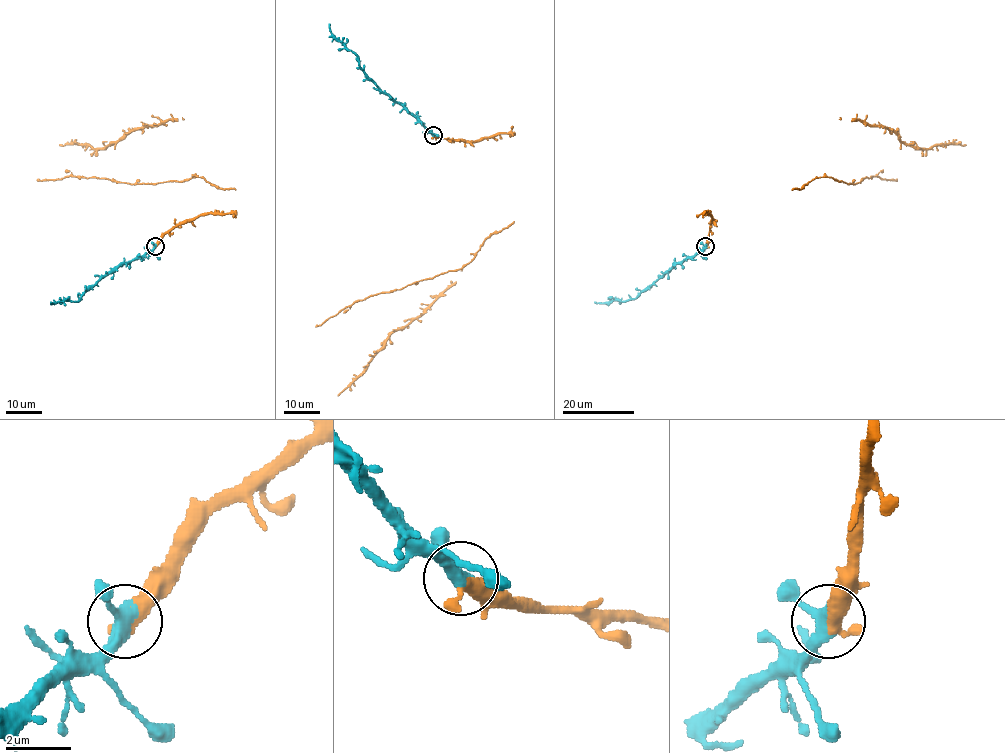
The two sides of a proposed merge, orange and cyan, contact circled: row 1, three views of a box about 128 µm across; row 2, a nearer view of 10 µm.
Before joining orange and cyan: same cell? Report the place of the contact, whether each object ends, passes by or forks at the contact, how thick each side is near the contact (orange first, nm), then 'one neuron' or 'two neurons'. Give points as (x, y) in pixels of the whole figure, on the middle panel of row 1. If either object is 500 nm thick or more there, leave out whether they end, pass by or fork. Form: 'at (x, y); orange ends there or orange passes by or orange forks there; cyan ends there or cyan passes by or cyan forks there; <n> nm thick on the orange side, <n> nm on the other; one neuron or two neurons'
at (433, 135); orange passes by; cyan passes by; 400 nm thick on the orange side, 360 nm on the other; one neuron

